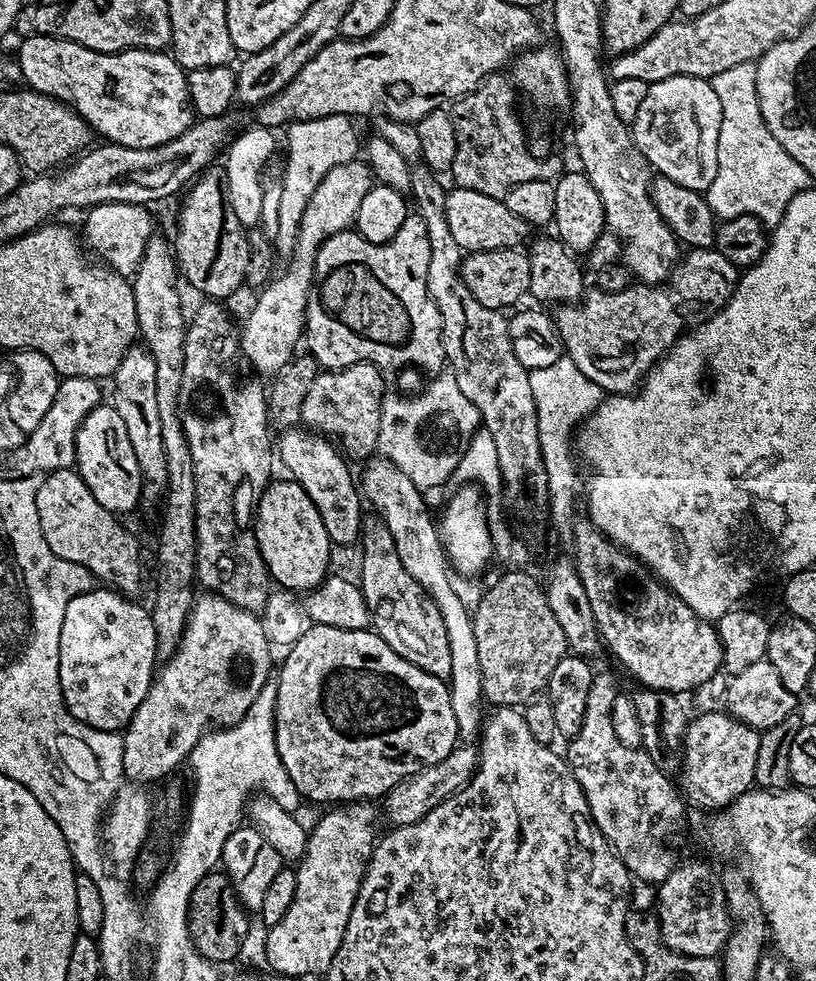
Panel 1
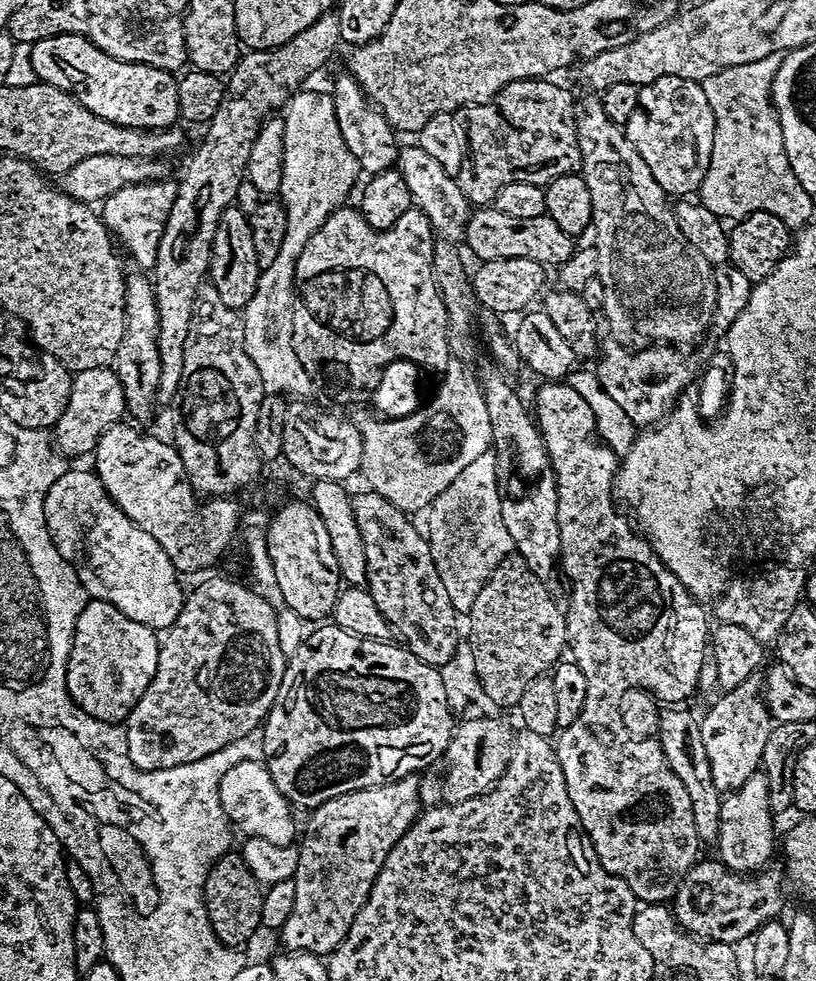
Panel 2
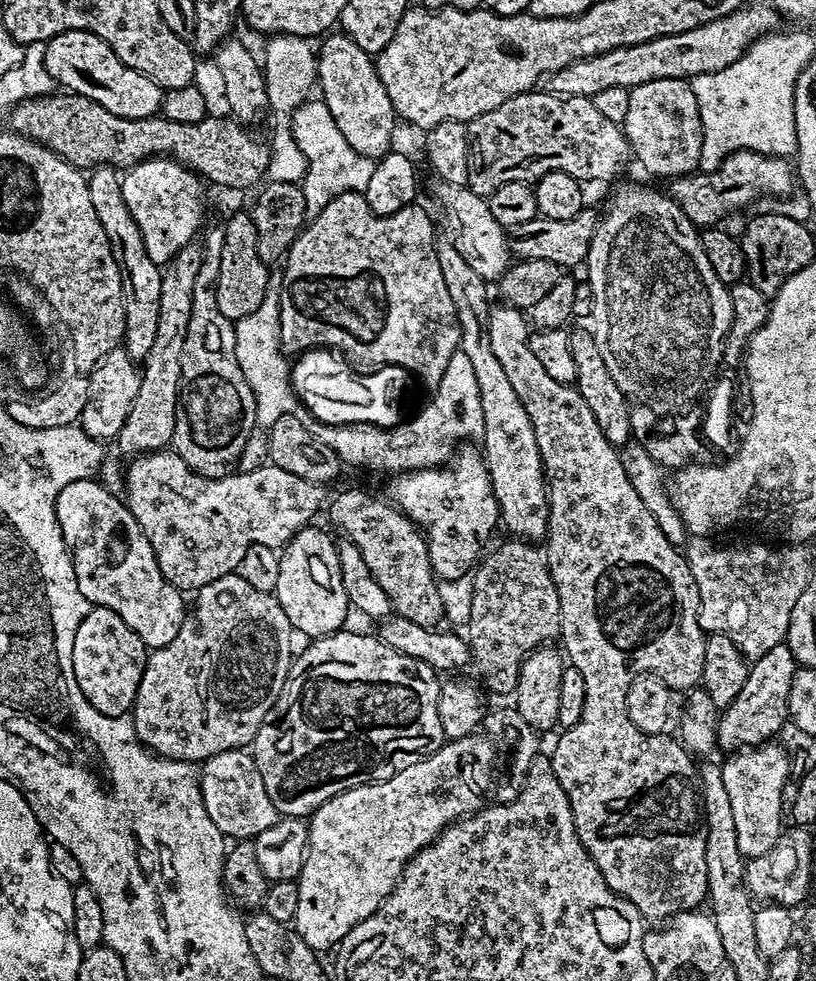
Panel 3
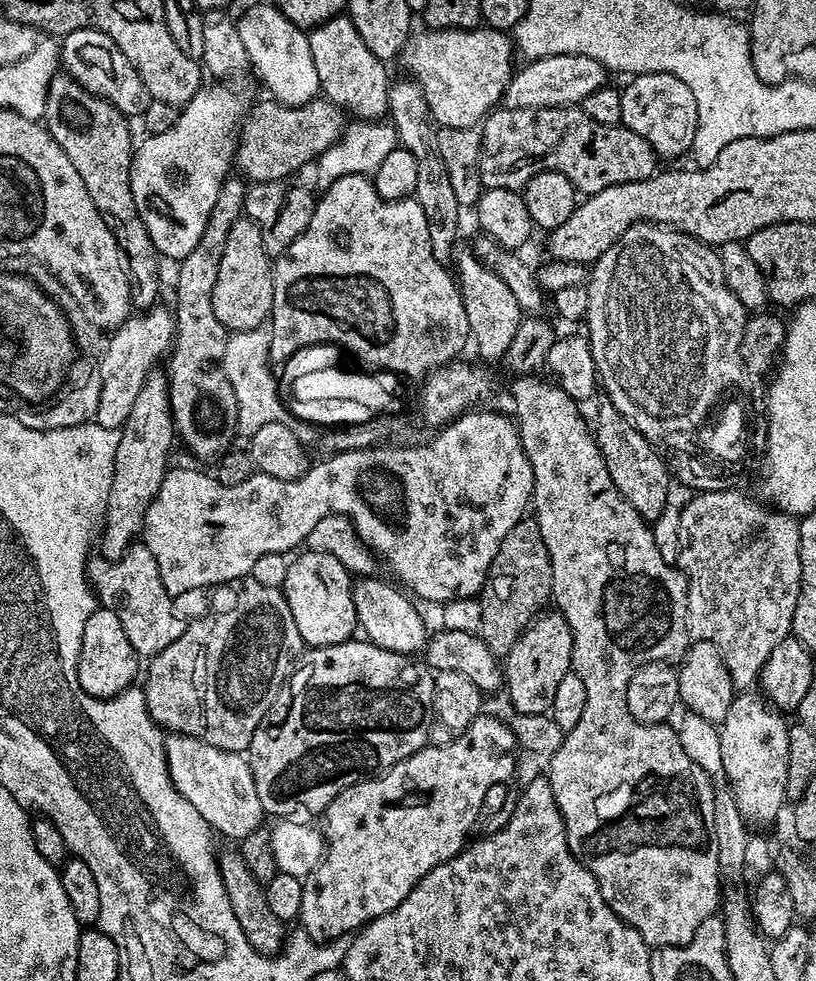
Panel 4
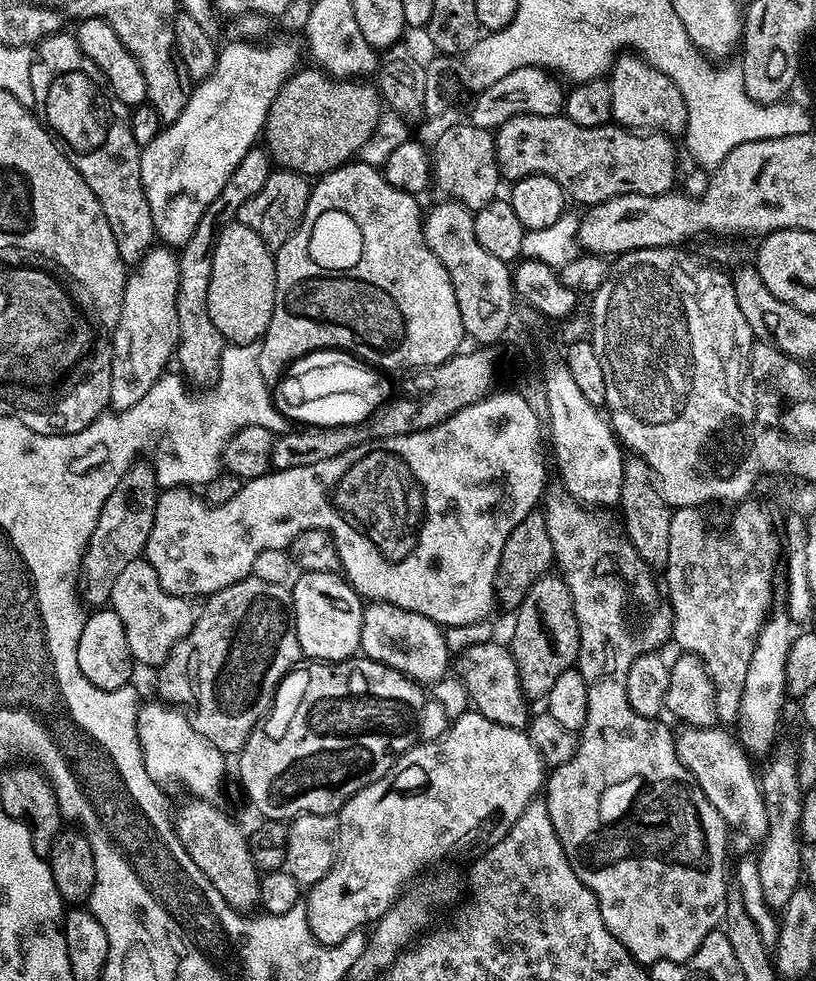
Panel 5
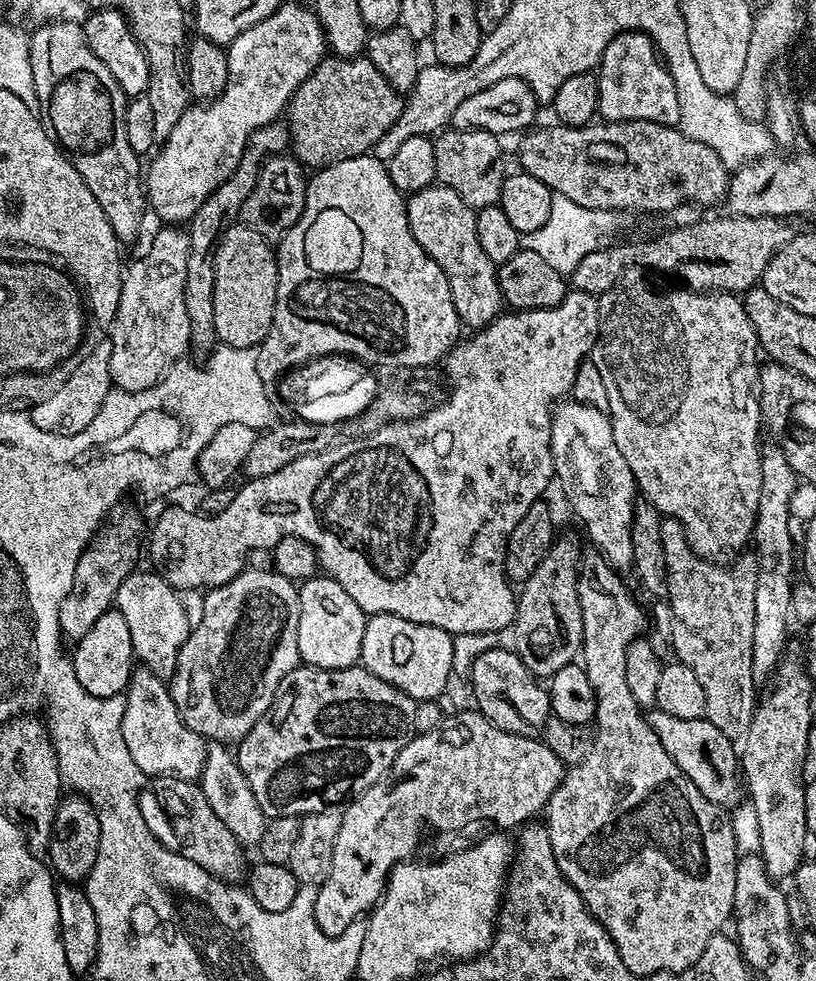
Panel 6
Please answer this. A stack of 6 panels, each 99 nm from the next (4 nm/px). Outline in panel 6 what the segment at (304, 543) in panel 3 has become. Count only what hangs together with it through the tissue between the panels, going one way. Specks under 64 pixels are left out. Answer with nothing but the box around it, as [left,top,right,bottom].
[298,574,366,668]

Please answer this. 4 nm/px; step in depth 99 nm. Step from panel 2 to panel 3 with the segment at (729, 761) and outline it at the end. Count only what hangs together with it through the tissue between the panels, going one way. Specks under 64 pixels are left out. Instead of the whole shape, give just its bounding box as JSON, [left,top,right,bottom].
[716,643,797,750]

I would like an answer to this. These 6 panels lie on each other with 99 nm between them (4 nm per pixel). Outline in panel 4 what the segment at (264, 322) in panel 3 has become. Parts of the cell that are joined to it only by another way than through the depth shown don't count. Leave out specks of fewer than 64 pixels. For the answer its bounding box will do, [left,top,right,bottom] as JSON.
[222,326,308,438]

